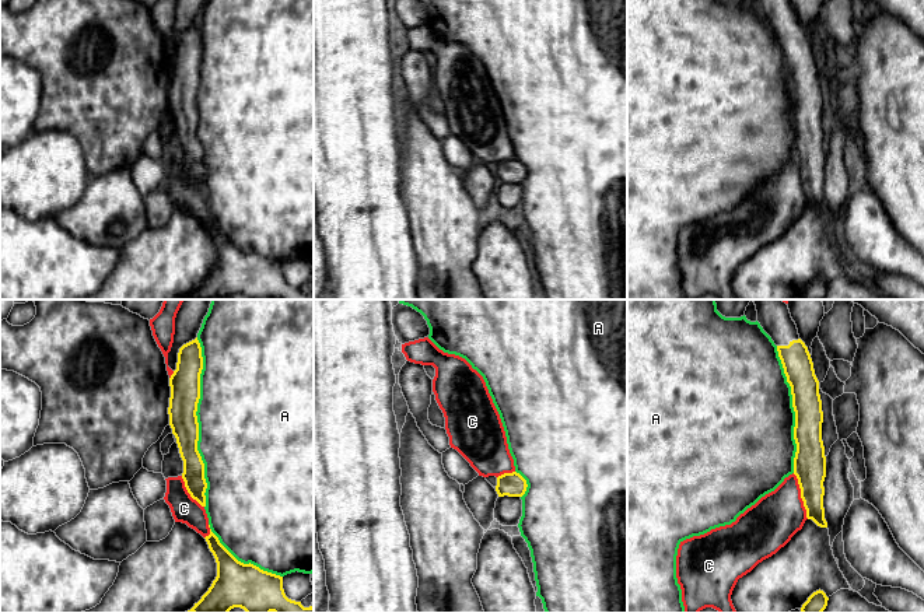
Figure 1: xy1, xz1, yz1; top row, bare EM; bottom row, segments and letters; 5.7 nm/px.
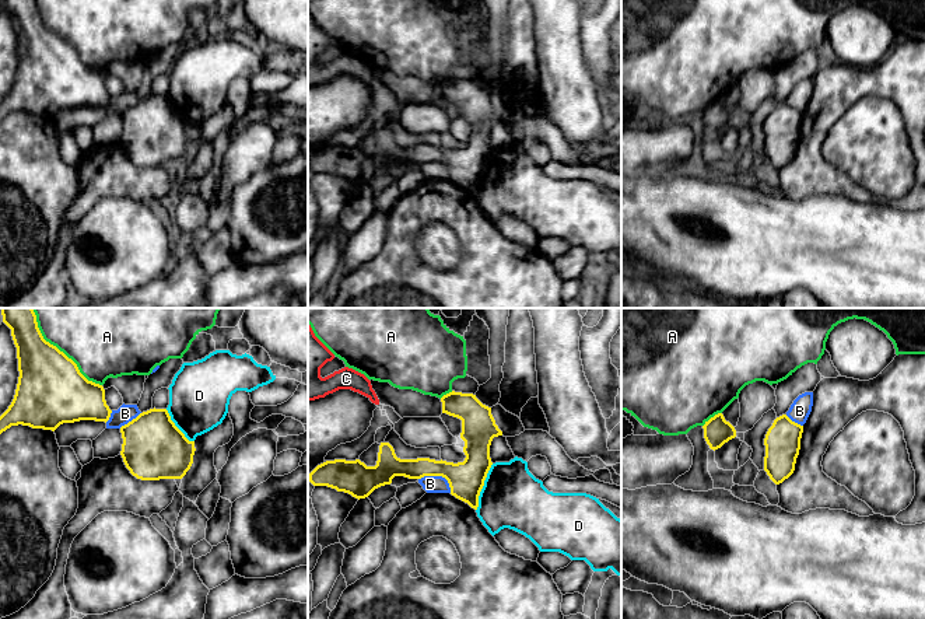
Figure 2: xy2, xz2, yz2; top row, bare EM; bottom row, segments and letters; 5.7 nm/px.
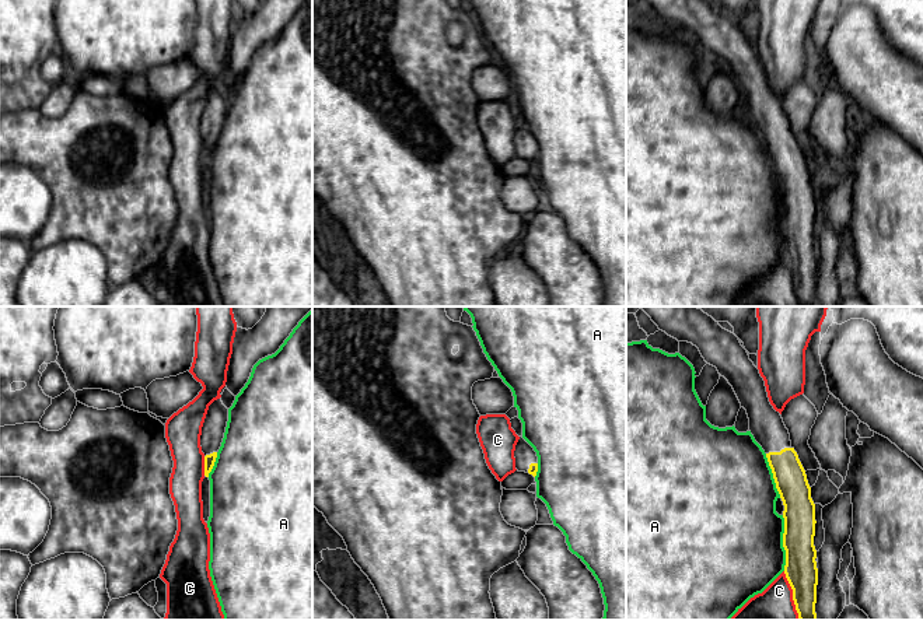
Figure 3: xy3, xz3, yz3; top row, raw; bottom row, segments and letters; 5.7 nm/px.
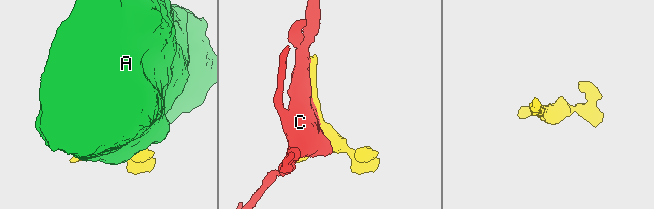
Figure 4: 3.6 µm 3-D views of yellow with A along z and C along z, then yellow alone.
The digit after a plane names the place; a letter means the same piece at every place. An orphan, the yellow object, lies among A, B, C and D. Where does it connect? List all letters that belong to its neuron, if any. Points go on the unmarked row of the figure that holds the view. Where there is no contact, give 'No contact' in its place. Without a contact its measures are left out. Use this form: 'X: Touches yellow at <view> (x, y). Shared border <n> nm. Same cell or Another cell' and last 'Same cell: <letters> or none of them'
A: Touches yellow at xy1 (198, 109). Shared border 1000 nm. Another cell
B: Touches yellow at xz2 (438, 161). Shared border 200 nm. Another cell
C: Touches yellow at yz3 (793, 282). Shared border 300 nm. Another cell
D: Touches yellow at xz2 (482, 174). Shared border 280 nm. Another cell
Same cell: none of them

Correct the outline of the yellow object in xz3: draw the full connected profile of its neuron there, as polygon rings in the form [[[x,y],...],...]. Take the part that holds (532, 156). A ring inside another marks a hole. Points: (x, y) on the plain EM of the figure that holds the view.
[[[520,123],[515,132],[514,144],[515,144],[515,155],[518,158],[525,160],[528,158],[534,164],[536,162],[538,158],[536,139],[522,123]]]

